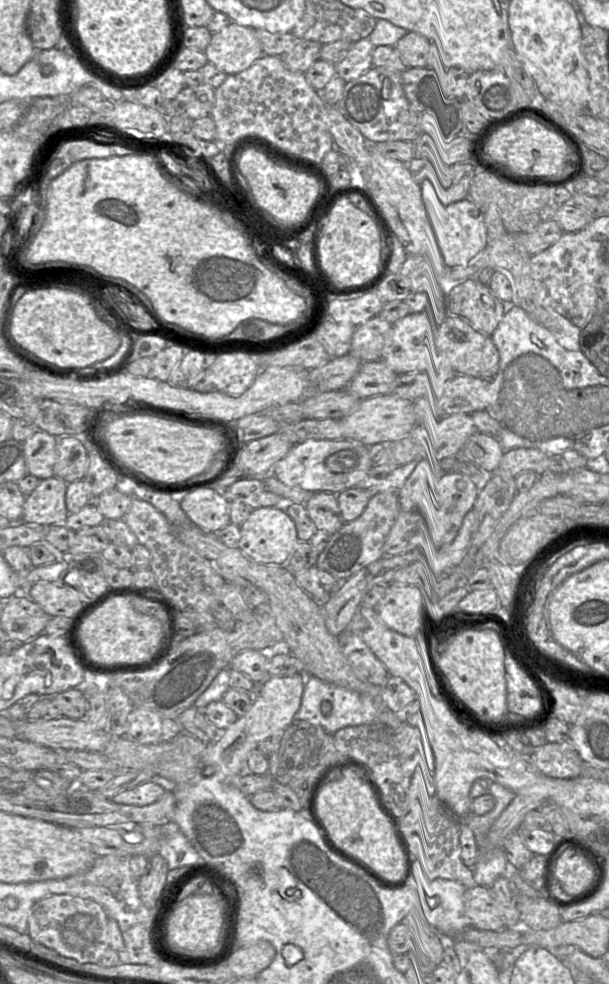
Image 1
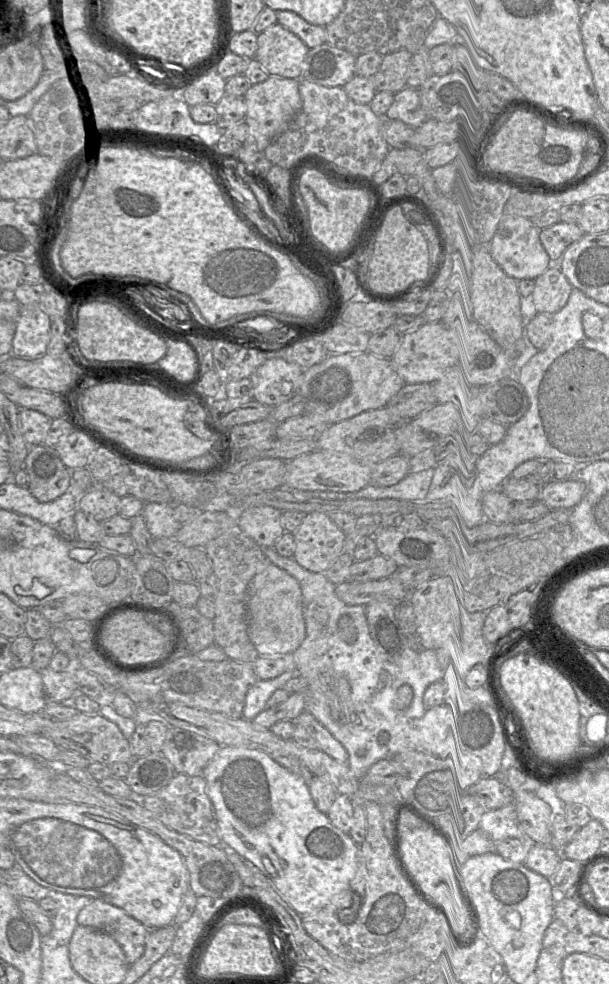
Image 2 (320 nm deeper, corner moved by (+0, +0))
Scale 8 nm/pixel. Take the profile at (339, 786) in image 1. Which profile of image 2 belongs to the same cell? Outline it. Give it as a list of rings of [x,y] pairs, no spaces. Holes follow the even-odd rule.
[[[403,811],[400,815],[399,831],[397,855],[406,875],[443,909],[459,939],[466,941],[478,931],[478,918],[471,902],[462,892],[459,870],[455,863],[455,852],[452,851],[451,845],[445,838],[433,832],[407,811]]]

